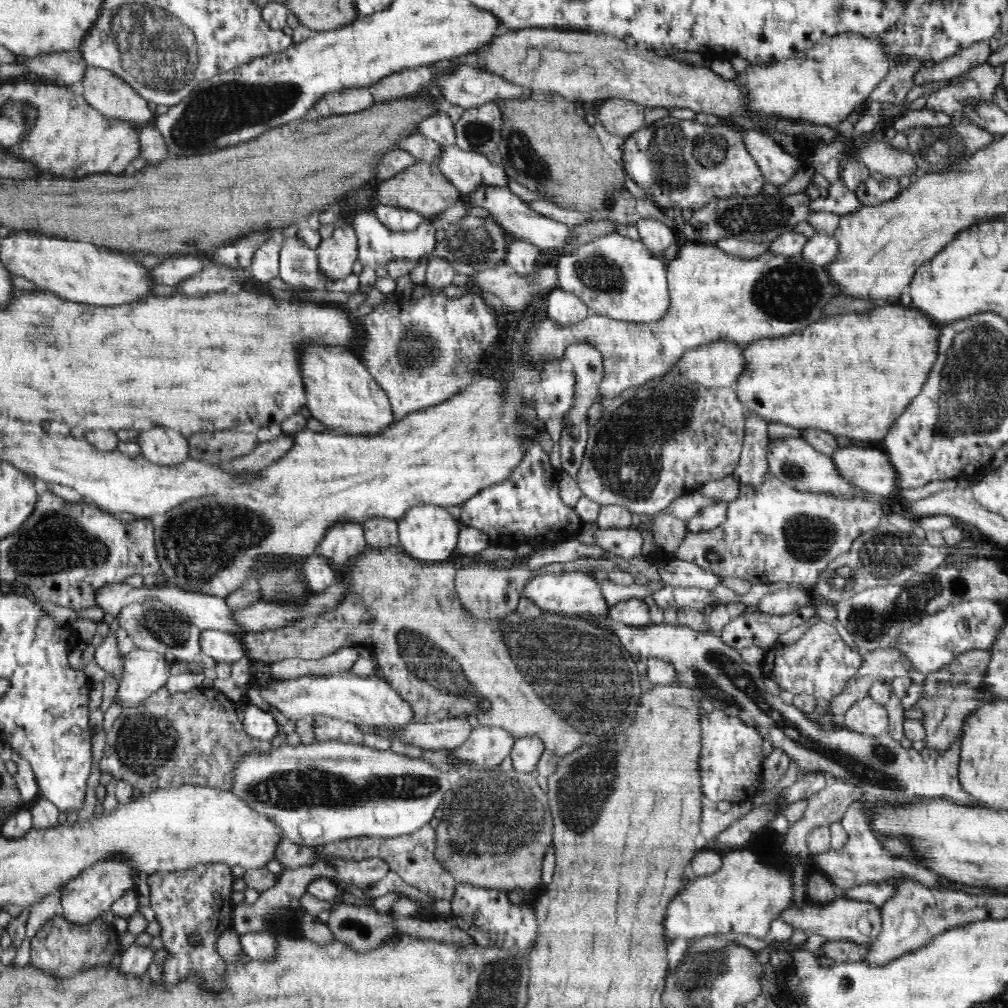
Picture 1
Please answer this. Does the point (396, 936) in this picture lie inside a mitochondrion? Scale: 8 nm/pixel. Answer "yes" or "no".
no

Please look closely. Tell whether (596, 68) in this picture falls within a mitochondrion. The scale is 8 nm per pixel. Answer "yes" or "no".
yes

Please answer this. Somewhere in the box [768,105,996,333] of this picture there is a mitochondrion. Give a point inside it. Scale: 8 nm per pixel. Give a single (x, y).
(942, 148)

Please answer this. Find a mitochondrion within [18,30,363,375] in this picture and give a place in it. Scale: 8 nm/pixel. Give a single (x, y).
(226, 107)

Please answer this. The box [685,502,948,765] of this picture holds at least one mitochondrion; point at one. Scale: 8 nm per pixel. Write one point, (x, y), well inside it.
(886, 556)

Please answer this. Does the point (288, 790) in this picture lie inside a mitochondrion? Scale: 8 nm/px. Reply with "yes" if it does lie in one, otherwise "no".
yes

